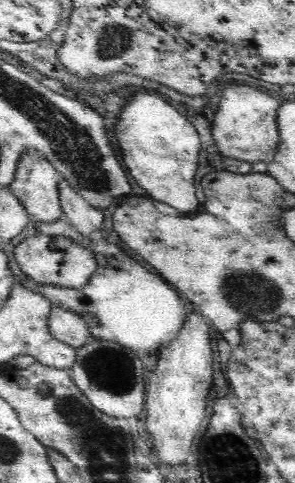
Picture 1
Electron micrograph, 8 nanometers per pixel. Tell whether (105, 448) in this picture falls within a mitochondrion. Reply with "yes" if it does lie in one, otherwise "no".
yes

